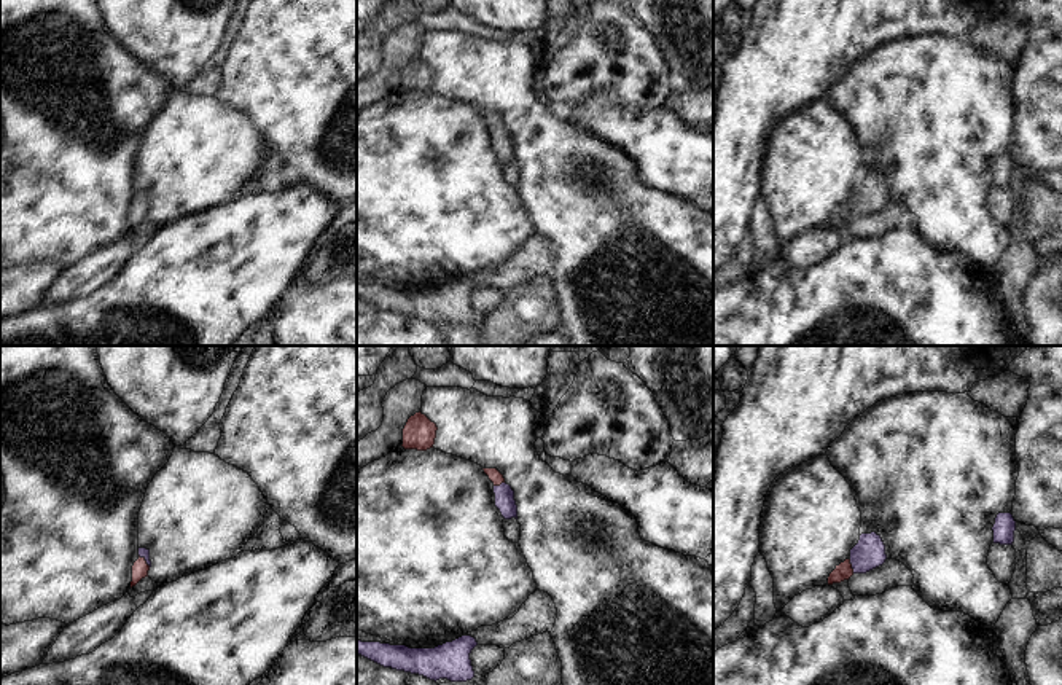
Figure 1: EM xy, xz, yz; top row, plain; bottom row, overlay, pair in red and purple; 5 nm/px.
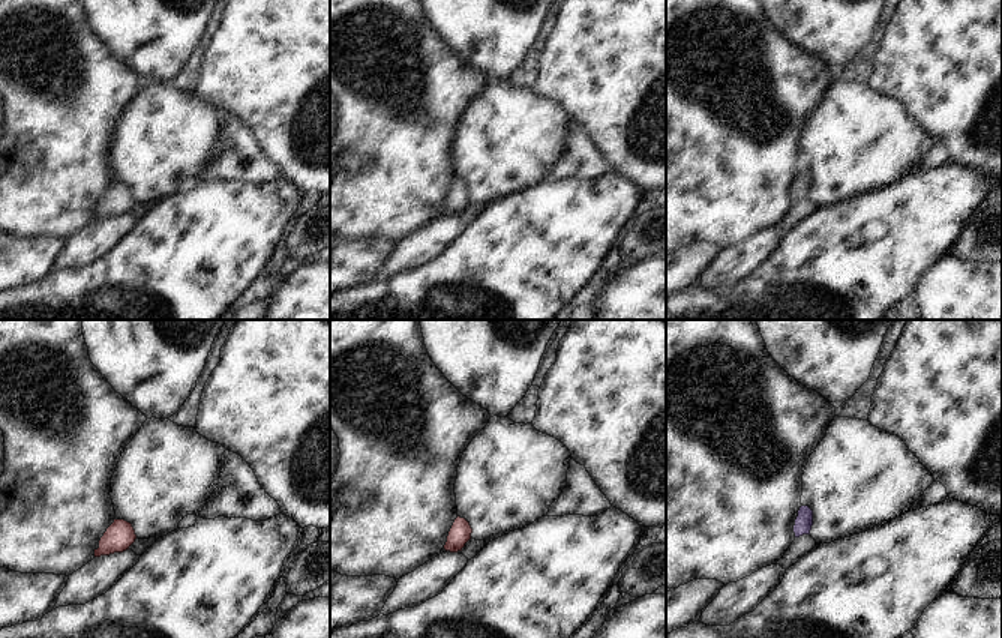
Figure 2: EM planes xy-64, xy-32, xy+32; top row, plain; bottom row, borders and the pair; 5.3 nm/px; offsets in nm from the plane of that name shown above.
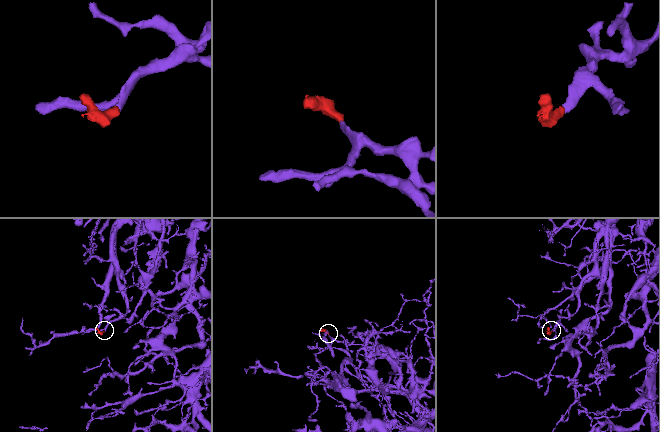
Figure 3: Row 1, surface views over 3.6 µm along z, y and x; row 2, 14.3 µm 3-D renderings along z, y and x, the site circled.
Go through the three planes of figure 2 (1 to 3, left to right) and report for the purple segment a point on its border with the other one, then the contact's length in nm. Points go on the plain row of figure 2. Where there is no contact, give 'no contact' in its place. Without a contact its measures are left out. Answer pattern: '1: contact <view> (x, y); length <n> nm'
1: no contact
2: no contact
3: no contact

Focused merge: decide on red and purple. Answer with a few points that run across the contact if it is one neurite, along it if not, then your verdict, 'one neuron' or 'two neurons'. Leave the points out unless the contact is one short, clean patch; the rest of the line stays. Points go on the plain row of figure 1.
line yz (844, 214), (851, 209), (870, 195); one neuron

